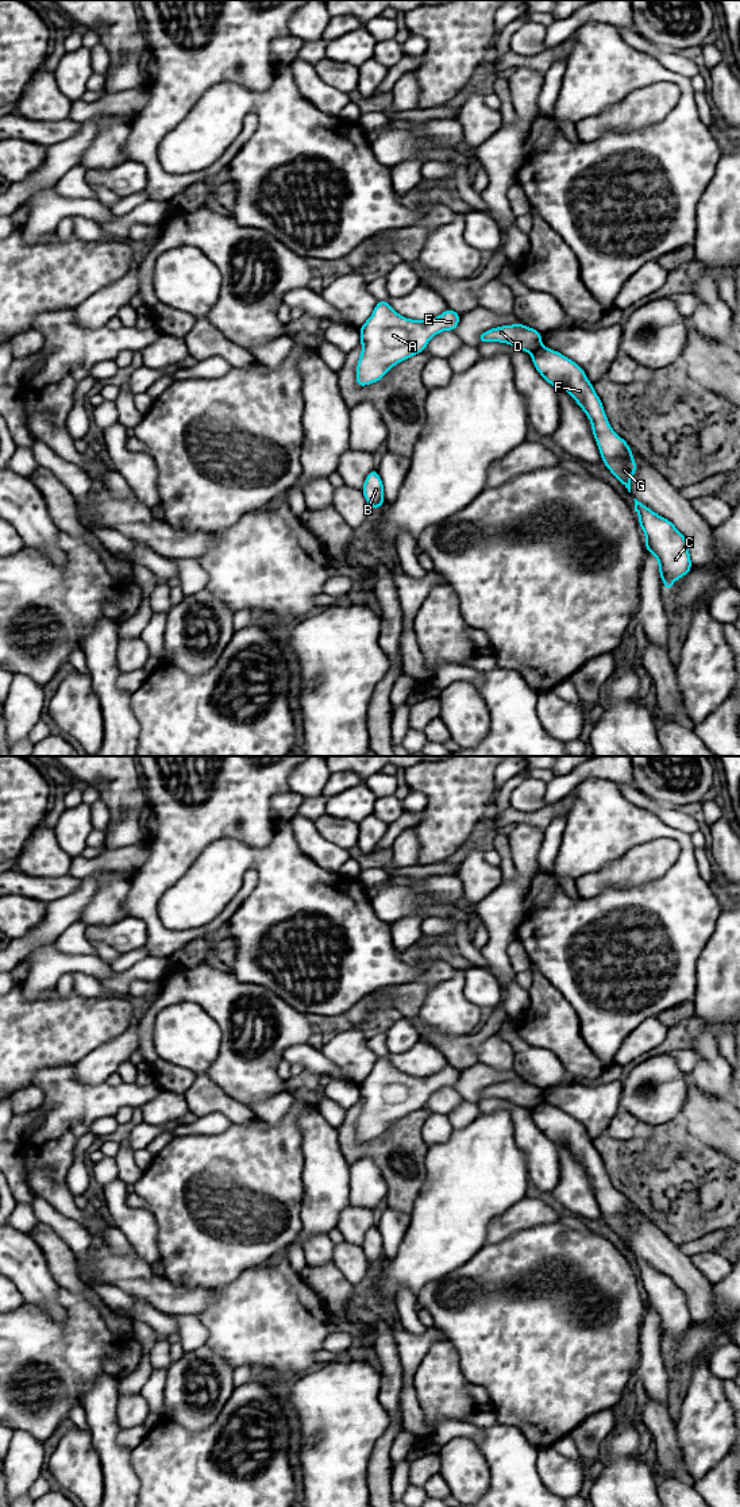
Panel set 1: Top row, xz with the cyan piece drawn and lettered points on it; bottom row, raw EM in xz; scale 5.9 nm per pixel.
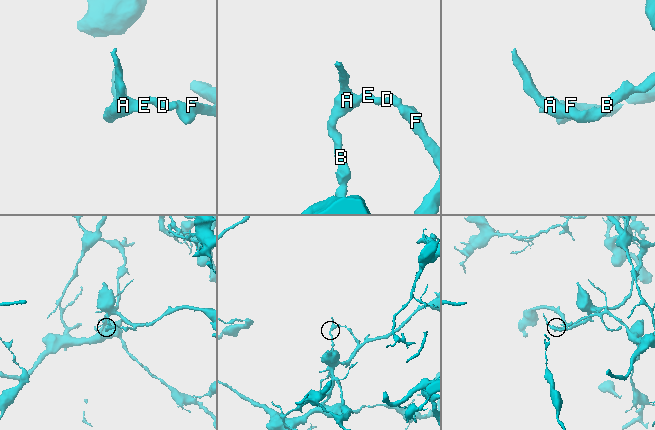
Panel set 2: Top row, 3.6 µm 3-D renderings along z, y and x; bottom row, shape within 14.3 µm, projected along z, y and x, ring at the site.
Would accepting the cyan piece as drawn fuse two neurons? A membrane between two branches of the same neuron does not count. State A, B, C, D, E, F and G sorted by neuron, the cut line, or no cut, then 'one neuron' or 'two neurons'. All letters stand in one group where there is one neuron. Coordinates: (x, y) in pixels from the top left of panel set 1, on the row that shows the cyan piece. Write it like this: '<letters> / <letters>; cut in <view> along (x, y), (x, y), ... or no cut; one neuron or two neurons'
A B D E / C F G; cut in xz along (542, 345), (532, 354); two neurons

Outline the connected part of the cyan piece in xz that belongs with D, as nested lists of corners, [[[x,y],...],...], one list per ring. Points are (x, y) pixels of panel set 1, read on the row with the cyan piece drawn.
[[[523,323],[490,328],[477,338],[479,343],[506,343],[528,354],[533,354],[541,346],[541,334]]]

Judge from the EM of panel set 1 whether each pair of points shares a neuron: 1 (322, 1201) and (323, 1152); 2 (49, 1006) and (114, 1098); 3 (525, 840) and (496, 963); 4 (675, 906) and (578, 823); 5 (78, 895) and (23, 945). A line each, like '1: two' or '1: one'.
1: one
2: two
3: one
4: one
5: one

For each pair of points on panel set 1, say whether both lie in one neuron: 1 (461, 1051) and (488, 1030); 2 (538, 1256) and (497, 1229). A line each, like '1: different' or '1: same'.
1: same
2: different

